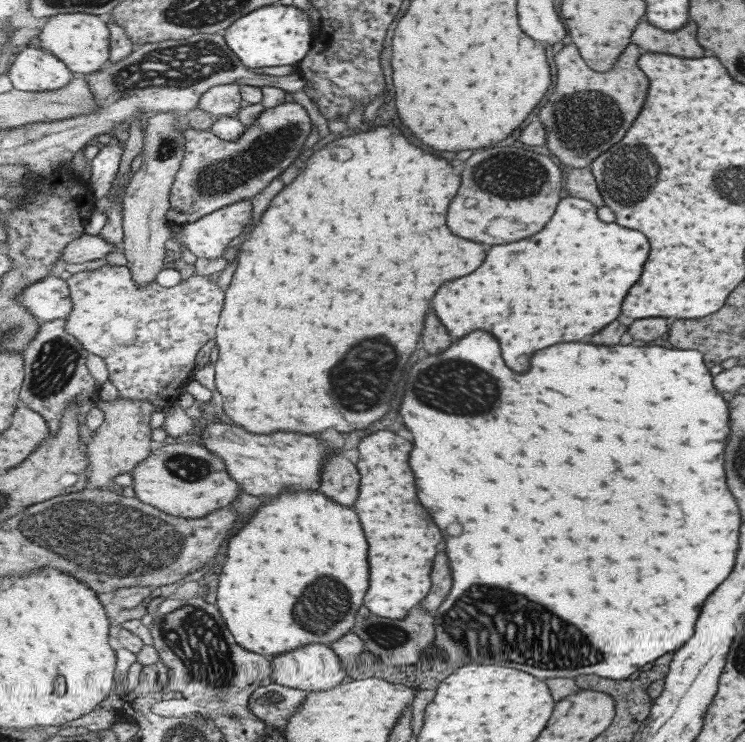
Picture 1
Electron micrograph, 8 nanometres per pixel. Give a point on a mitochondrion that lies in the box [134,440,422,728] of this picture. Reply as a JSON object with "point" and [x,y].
{"point":[195,638]}

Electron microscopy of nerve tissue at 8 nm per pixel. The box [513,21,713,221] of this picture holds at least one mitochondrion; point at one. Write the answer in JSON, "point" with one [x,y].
{"point":[577,137]}

